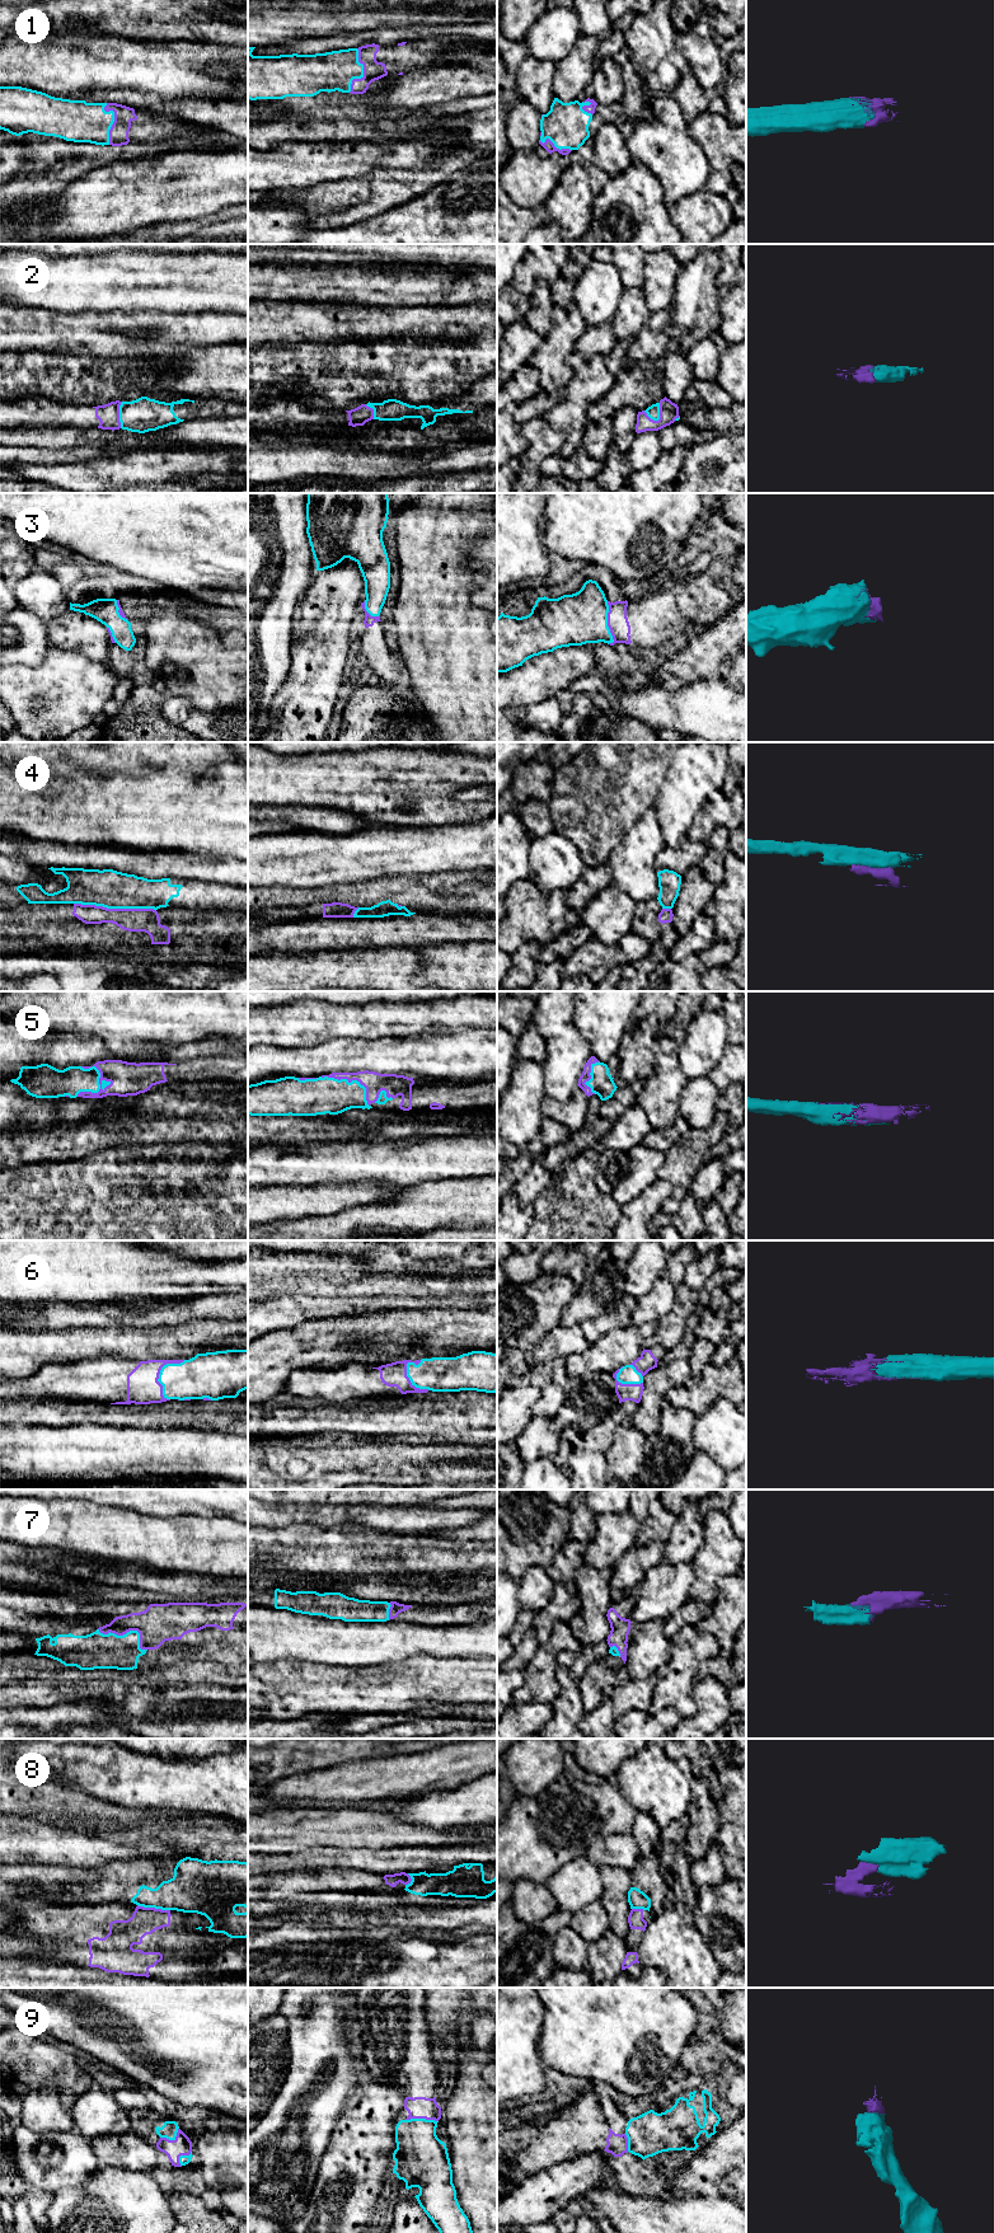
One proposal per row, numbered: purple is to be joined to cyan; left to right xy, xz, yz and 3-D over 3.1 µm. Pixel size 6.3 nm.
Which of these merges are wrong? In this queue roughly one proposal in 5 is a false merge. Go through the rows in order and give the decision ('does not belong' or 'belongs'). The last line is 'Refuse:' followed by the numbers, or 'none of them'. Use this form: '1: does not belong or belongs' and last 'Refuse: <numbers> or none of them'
1: belongs
2: belongs
3: belongs
4: does not belong
5: belongs
6: belongs
7: belongs
8: does not belong
9: belongs
Refuse: 4, 8

